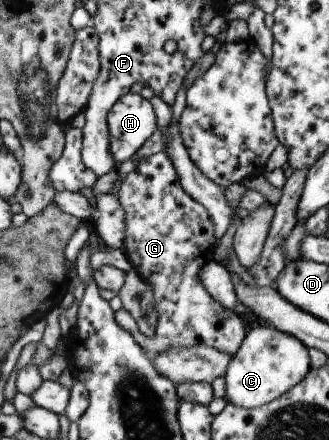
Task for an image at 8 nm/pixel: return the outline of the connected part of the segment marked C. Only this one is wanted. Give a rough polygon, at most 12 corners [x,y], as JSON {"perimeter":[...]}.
{"perimeter":[[268,324],[244,335],[225,402],[266,404],[298,384],[308,348]]}

